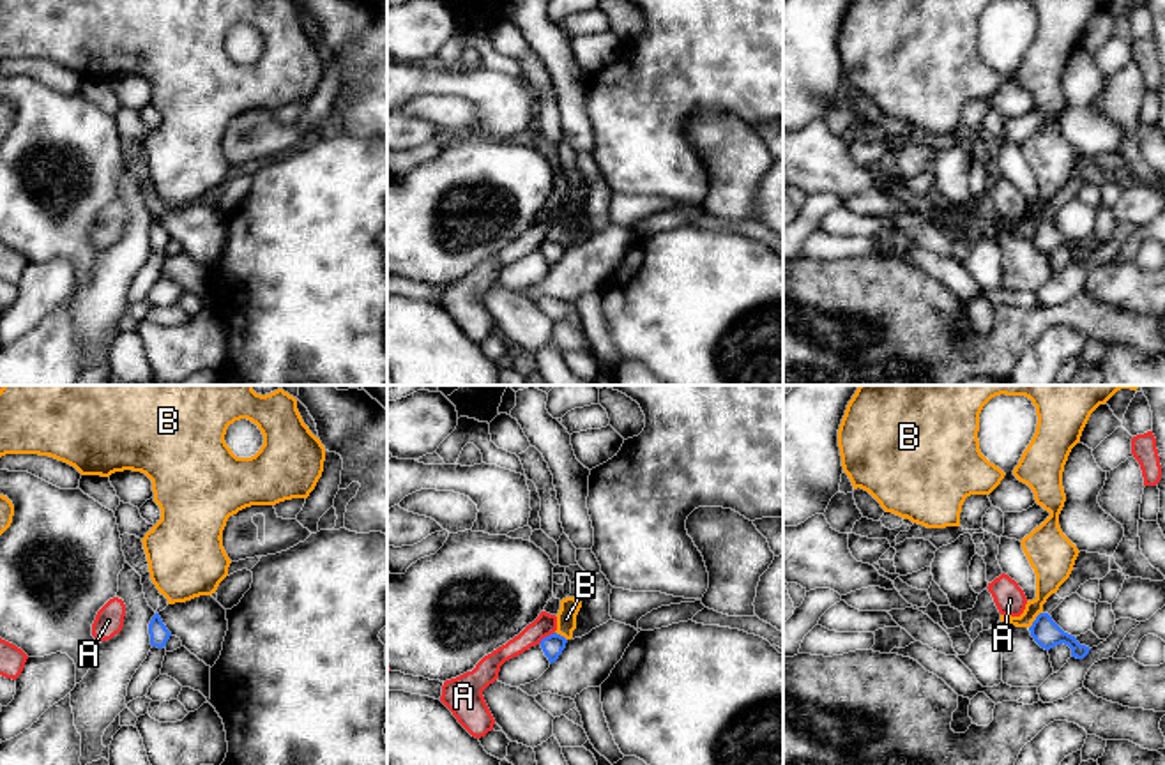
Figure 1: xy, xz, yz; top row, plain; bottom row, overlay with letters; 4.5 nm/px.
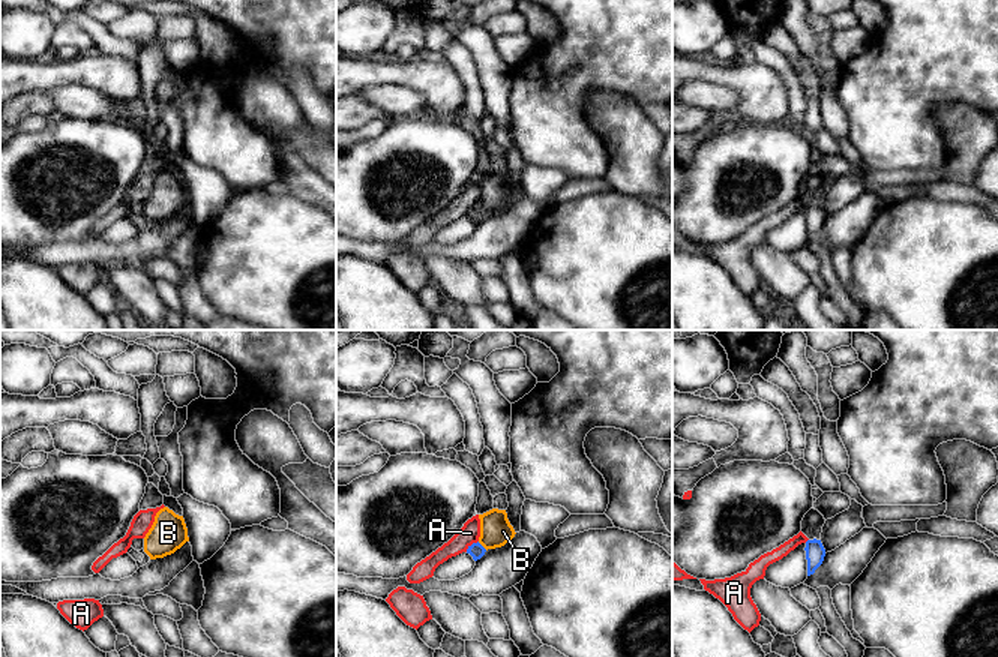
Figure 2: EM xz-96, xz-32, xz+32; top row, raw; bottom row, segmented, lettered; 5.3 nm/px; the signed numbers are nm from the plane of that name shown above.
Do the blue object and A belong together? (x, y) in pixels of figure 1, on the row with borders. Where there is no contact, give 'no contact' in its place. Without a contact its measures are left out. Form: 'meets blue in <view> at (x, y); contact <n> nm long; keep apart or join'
meets blue in xz at (547, 636); contact 100 nm long; keep apart

